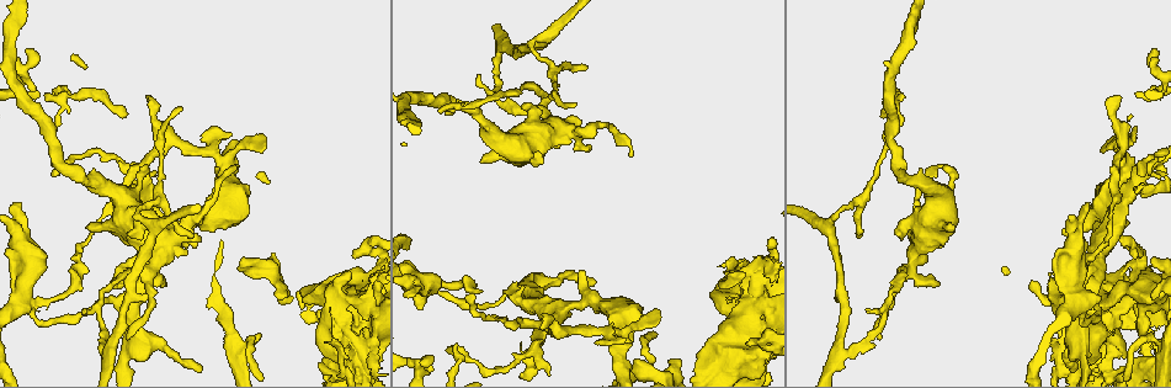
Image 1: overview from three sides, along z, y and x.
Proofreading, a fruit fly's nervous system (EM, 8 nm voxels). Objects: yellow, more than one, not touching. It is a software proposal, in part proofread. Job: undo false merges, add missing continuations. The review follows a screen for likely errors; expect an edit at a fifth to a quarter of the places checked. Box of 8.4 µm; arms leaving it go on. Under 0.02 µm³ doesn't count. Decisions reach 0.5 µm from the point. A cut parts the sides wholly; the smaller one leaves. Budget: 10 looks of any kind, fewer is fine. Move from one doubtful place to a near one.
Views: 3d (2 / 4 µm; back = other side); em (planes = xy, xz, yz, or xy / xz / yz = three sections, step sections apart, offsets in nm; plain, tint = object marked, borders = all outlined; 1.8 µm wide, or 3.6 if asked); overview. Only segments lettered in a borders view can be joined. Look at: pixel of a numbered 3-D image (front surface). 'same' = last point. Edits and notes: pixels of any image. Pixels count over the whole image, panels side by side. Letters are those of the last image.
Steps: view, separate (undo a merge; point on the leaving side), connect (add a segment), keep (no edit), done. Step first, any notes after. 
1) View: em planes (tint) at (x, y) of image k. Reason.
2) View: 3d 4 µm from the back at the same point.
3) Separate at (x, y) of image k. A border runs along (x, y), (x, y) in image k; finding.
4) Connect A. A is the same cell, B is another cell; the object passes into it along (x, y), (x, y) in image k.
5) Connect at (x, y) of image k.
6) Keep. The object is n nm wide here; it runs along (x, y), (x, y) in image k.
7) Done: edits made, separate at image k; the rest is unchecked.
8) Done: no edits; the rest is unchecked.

View: em planes (borders) at (243, 258) of image 1. Branch stops here.

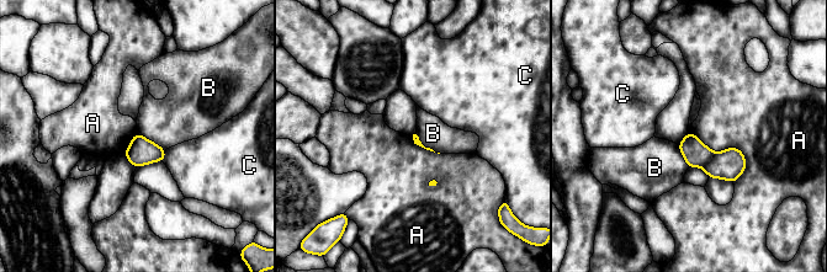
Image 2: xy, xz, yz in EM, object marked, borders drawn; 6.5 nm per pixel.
Keep. The longest contact is with A, 440 nm; A, B and C are other cells; a border runs along (137, 132), (157, 143), (164, 150) in image 2; no lettered segment goes on from it.

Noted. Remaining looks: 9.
View: em 3.6 µm planes (plain) at (1160, 293) of image 1. Sharp bend.

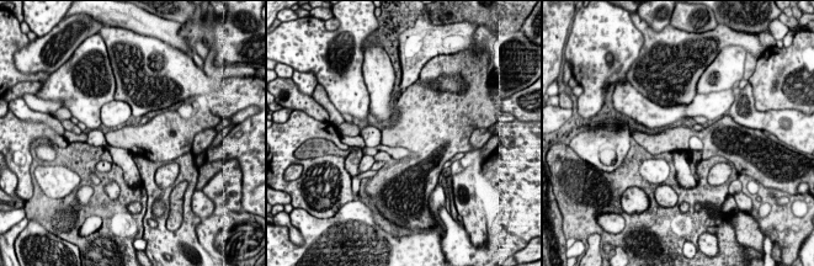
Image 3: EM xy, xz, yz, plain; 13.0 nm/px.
View: em 3.6 µm planes (tint) at the same point. With the object marked.

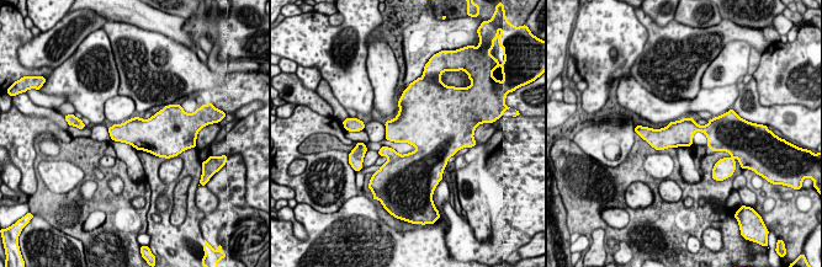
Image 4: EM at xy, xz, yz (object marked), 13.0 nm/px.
View: em 3.6 µm planes (borders) at the same point.

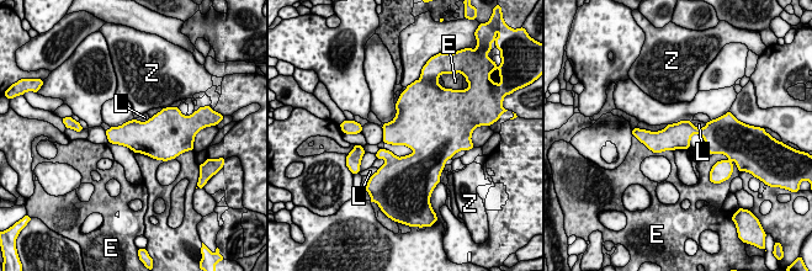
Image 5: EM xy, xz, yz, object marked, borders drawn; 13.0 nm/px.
Keep. The object is 340 nm wide here; E, L and Z are other cells; all the same neuron.

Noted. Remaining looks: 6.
View: em yz step 8 (borders) at (946, 167) of image 1. An open end.

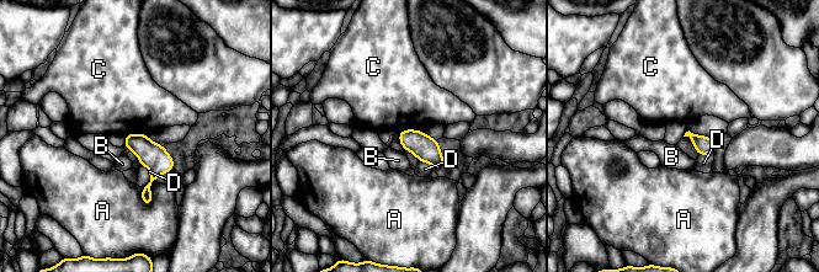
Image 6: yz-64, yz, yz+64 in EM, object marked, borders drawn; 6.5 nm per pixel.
View: em planes (borders) at the same point. Cut it another way.

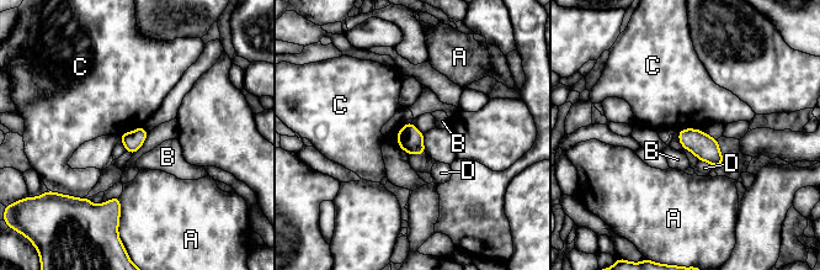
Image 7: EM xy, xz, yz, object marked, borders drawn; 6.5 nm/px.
Keep. A, B, C and D are other cells; a border runs along (143, 126), (124, 132), (121, 136) in image 7; no lettered segment goes on from it.

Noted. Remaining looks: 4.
View: em xz step 8 (tint) at (482, 159) of image 1. Branch stops here.

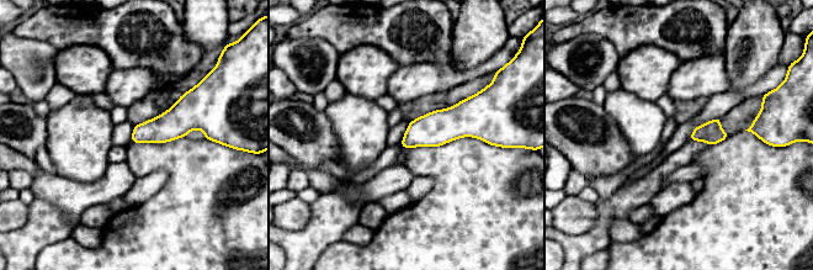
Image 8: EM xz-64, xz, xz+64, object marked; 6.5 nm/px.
View: em xy step 8 (borders) at the same point. Cut it another way.

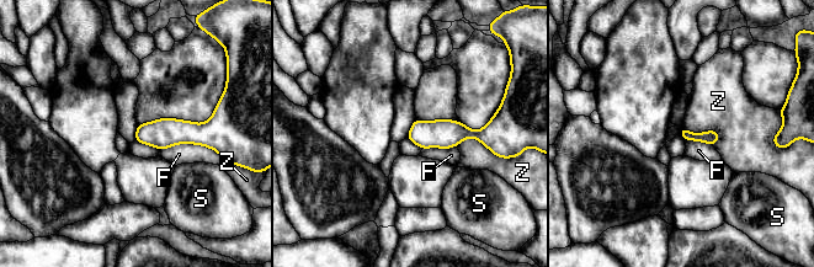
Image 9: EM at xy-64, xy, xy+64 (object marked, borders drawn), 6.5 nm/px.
Keep. F, S and Z are other cells; it runs along (484, 131), (410, 135) in image 9; no lettered segment goes on from it.

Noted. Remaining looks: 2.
Done: no edits; the rest is unchecked.

